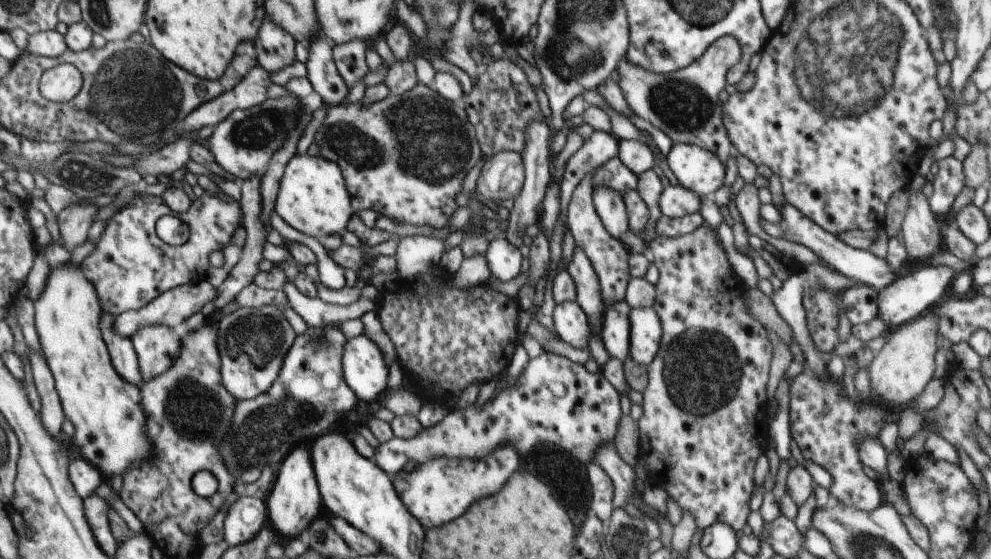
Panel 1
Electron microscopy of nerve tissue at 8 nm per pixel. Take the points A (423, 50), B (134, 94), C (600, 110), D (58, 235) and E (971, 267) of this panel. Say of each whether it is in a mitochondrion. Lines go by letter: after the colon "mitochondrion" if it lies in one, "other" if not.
A: other
B: mitochondrion
C: other
D: other
E: other

